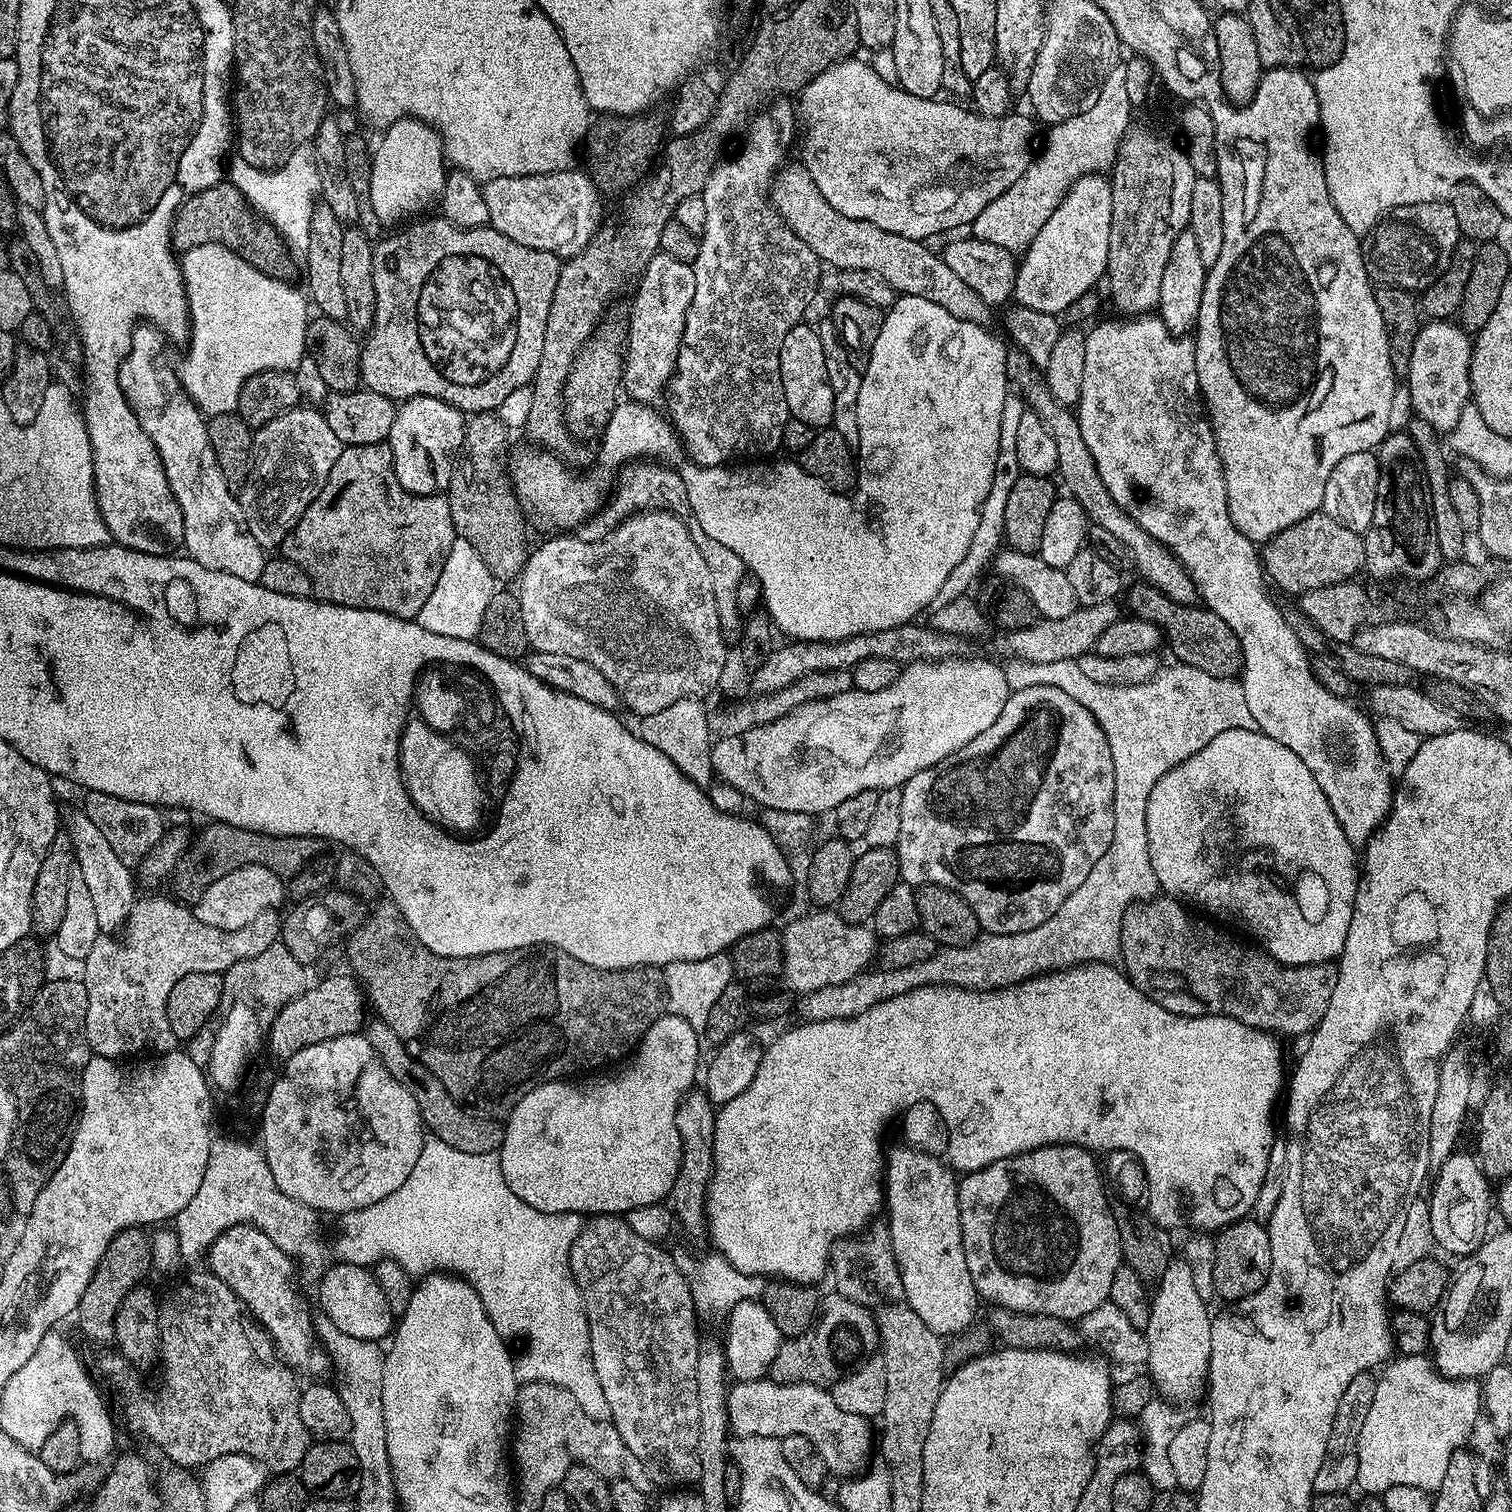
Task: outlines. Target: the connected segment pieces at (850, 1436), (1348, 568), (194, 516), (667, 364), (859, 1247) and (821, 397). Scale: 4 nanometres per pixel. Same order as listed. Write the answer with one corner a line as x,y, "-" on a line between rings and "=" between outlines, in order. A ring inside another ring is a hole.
770,1378
741,1380
728,1389
728,1427
736,1438
761,1436
775,1440
781,1436
805,1436
818,1450
822,1462
834,1477
851,1478
863,1473
869,1465
868,1455
874,1452
874,1432
868,1429
869,1421
858,1414
846,1414
834,1406
831,1391
819,1384
779,1384
=
1322,510
1286,526
1262,548
1264,575
1293,598
1310,590
1343,584
1356,578
1364,568
1364,538
1361,533
1334,522
=
147,322
137,324
132,331
132,349
120,363
120,385
130,410
134,410
142,430
146,430
158,450
160,465
182,510
183,551
189,560
210,570
222,570
222,574
234,574
234,578
258,582
262,578
266,550
254,542
237,493
226,482
218,458
214,458
208,420
188,397
179,375
160,361
164,343
166,340
159,328
=
657,251
656,256
650,258
644,273
638,277
635,288
632,317
626,320
626,359
622,364
622,388
625,393
629,392
627,395
633,401
651,405
659,396
661,399
672,371
676,369
676,351
680,348
680,339
684,333
686,310
690,310
690,298
694,298
694,270
690,264
678,262
670,258
670,254
=
882,1218
873,1219
854,1237
844,1237
833,1241
829,1256
829,1279
831,1288
837,1295
865,1306
872,1302
896,1302
904,1297
901,1271
898,1270
897,1259
892,1250
887,1221
=
808,322
795,324
786,334
780,351
782,394
786,394
788,415
798,422
806,422
813,430
829,427
834,418
834,390
826,378
826,354
822,354
822,338

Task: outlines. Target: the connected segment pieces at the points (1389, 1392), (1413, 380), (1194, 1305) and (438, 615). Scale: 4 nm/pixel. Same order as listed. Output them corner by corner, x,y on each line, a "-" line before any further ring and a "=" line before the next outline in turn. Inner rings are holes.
1427,1355
1400,1356
1385,1363
1382,1371
1376,1381
1370,1414
1366,1414
1362,1434
1358,1434
1356,1484
1364,1494
1382,1494
1390,1490
1390,1486
1418,1486
1422,1492
1435,1494
1438,1486
1442,1486
1450,1454
1467,1445
1464,1443
1471,1438
1476,1419
1481,1419
1481,1385
1474,1380
1450,1380
1439,1375
=
1451,319
1427,321
1415,336
1410,355
1410,370
1406,377
1408,400
1419,419
1429,424
1437,434
1450,434
1464,407
1472,398
1470,362
1473,337
=
1183,1258
1168,1263
1154,1288
1150,1296
1148,1326
1143,1329
1149,1346
1146,1372
1155,1391
1163,1399
1184,1406
1187,1400
1196,1400
1199,1396
1201,1399
1206,1392
1212,1316
1208,1312
1209,1305
1198,1294
1198,1290
1194,1290
1194,1274
1190,1274
1190,1266
=
460,544
456,554
462,556
456,556
456,562
446,562
452,564
452,572
442,570
442,578
438,578
438,584
434,586
430,598
426,598
426,606
418,610
417,616
421,617
425,627
431,628
433,634
446,634
446,638
471,640
471,635
476,632
479,625
481,612
488,601
491,584
488,573
484,571
483,565
476,559
471,548
466,548
466,544

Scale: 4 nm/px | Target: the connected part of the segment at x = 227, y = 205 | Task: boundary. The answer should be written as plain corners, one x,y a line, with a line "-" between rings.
230,180
220,181
189,196
180,205
172,224
173,249
183,254
196,246
212,243
226,245
233,250
248,250
249,263
264,271
268,266
268,256
263,241
254,241
253,236
249,234
252,228
251,215
253,216
251,207
240,188
234,186

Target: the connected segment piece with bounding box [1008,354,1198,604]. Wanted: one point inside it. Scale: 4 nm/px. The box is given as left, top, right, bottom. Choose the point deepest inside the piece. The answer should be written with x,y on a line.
1157,566

